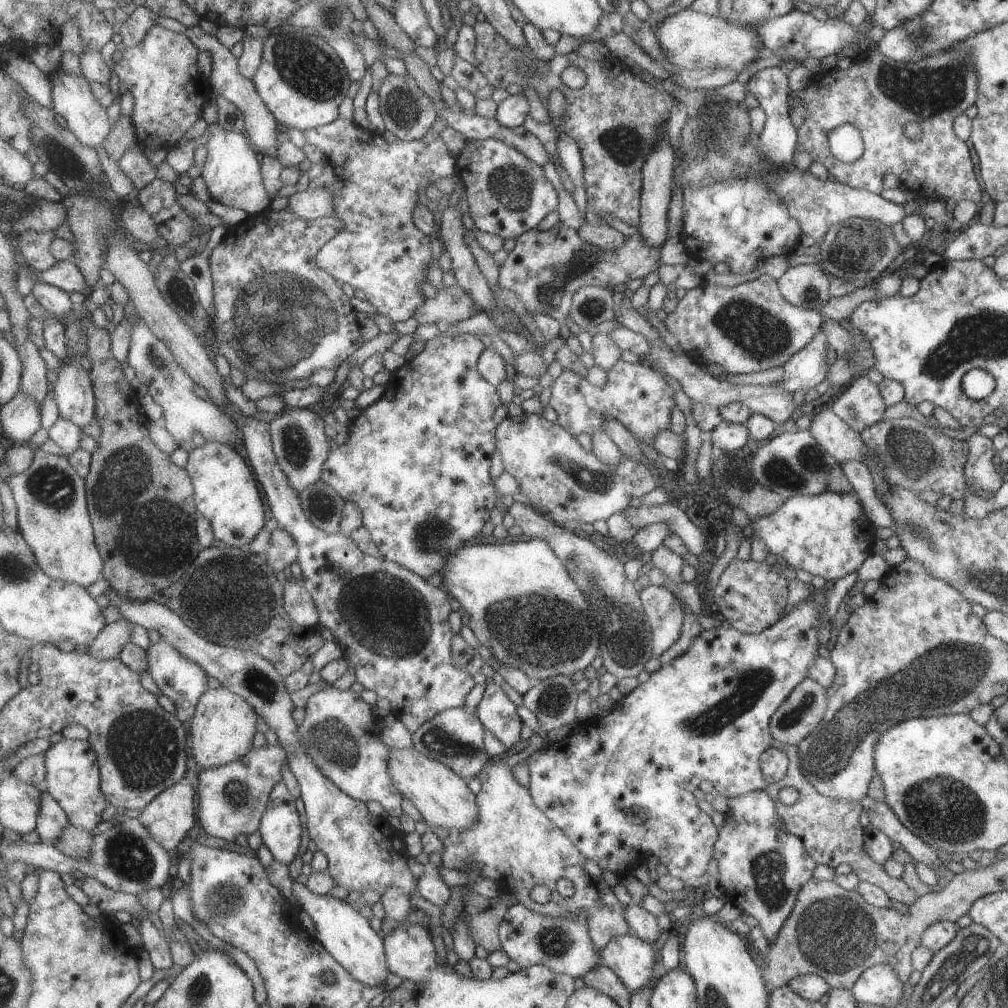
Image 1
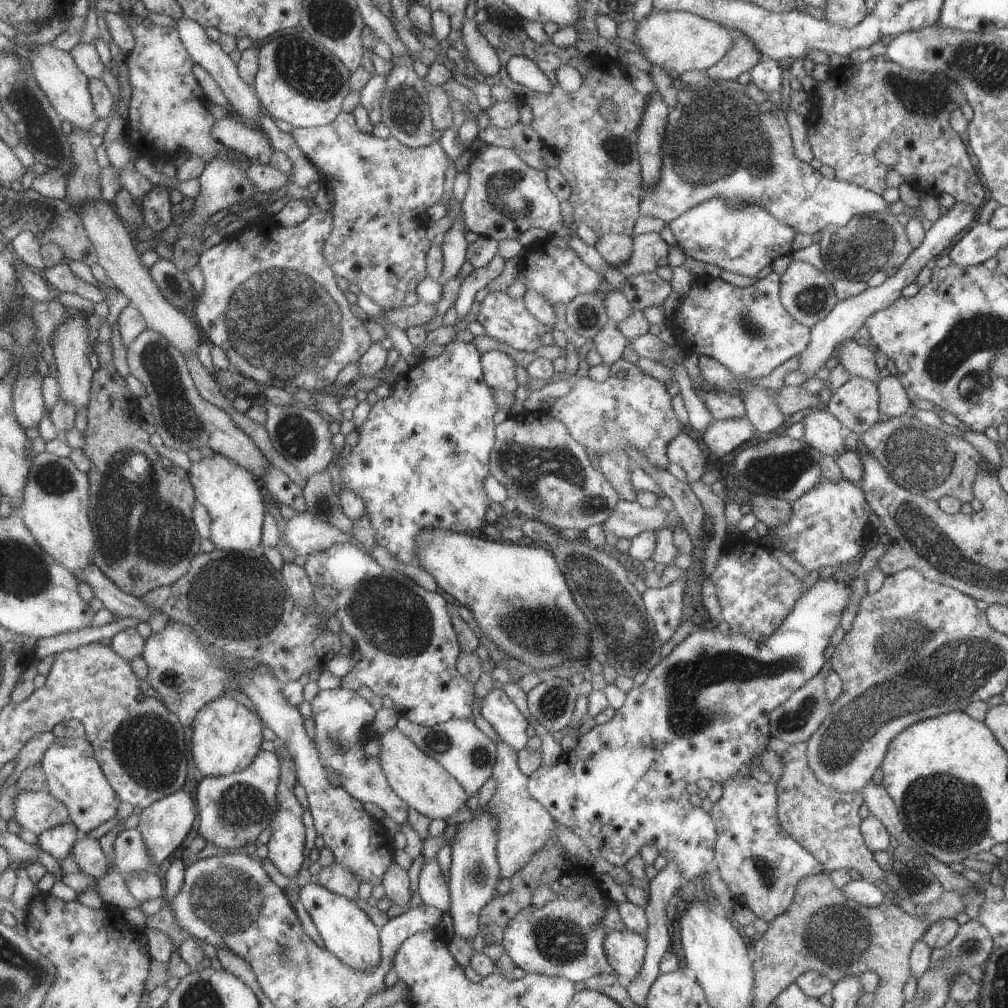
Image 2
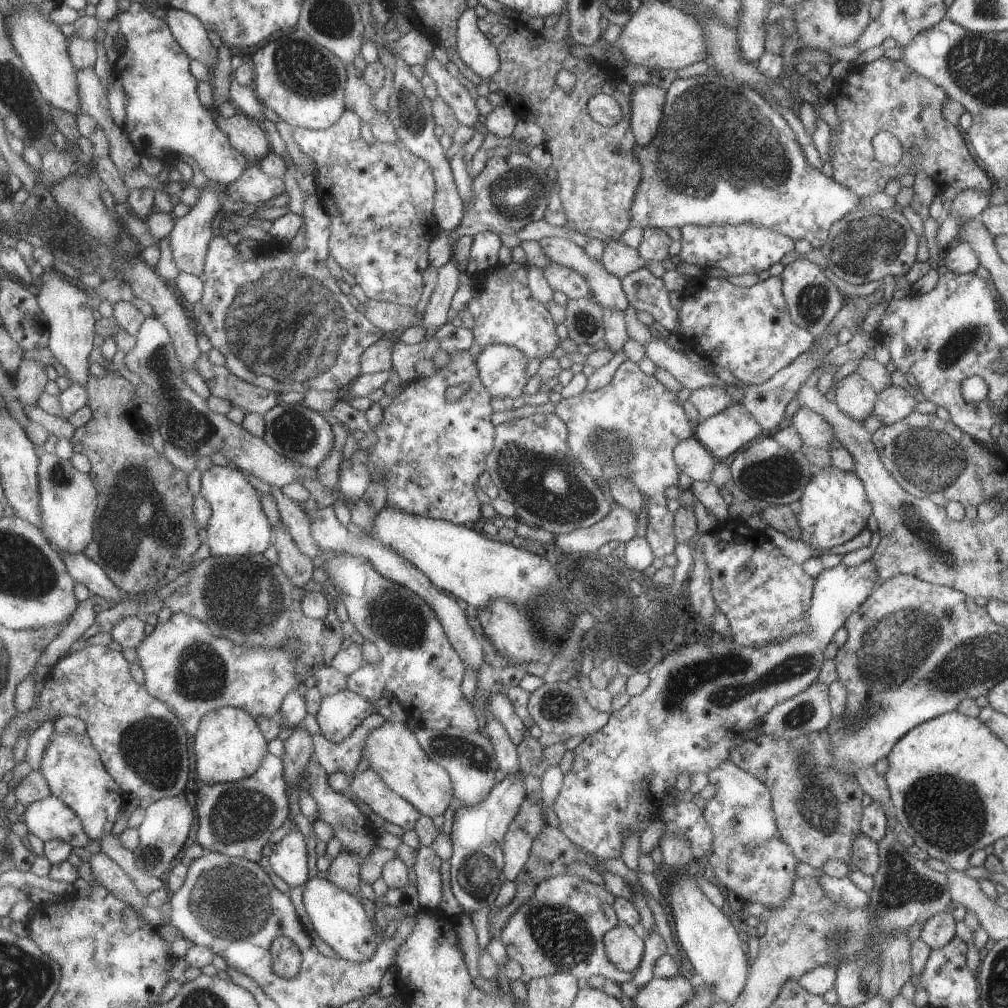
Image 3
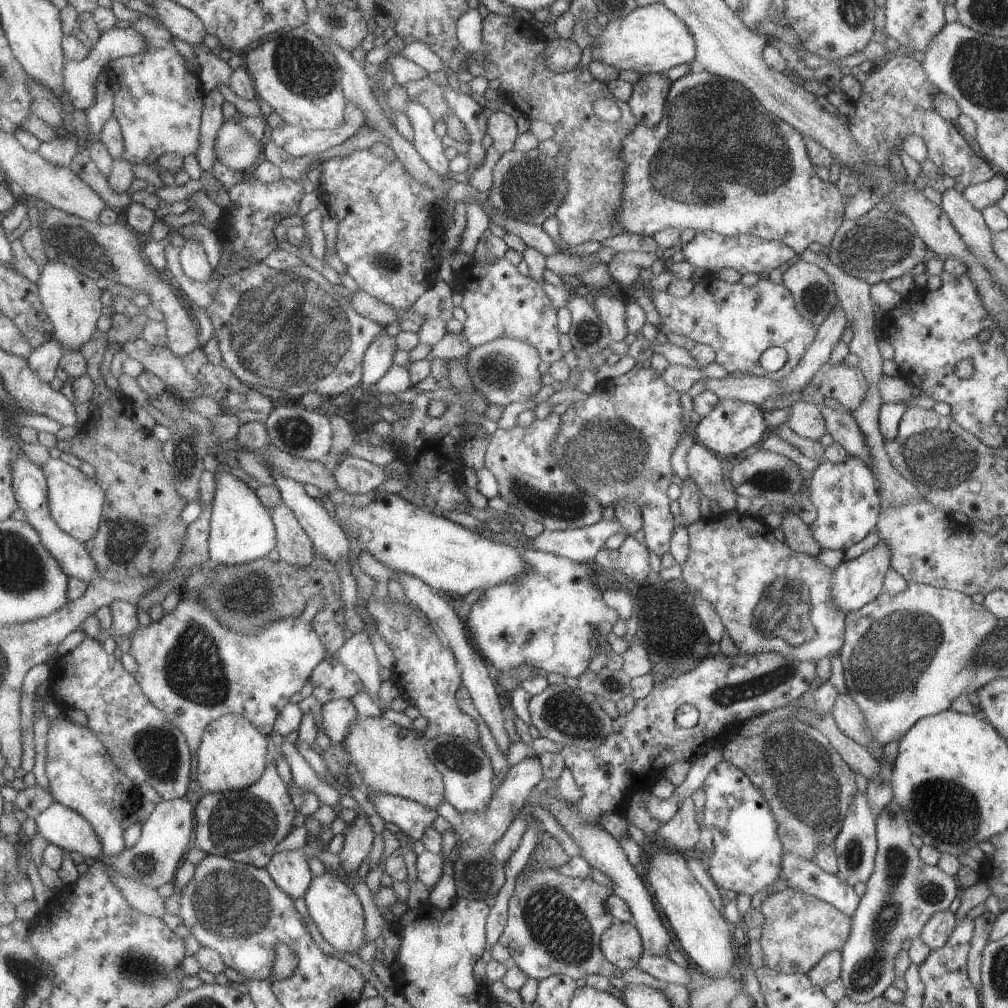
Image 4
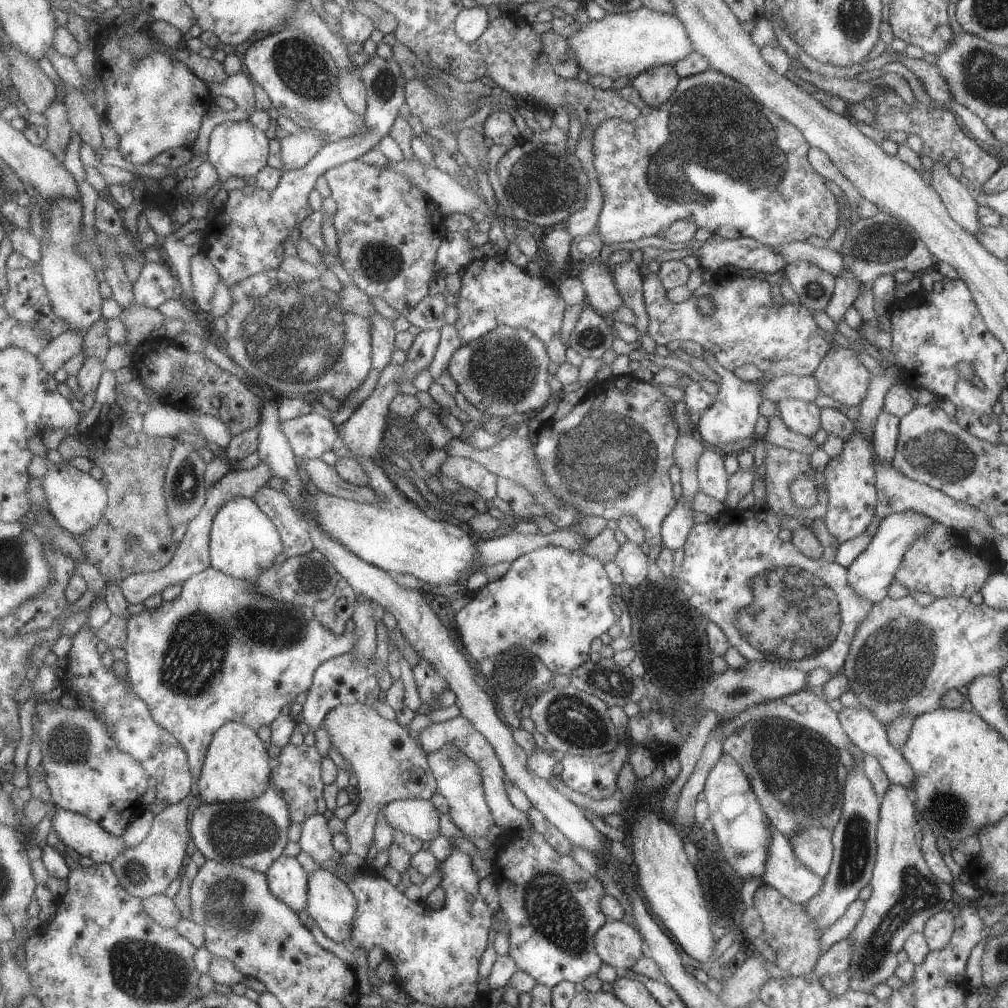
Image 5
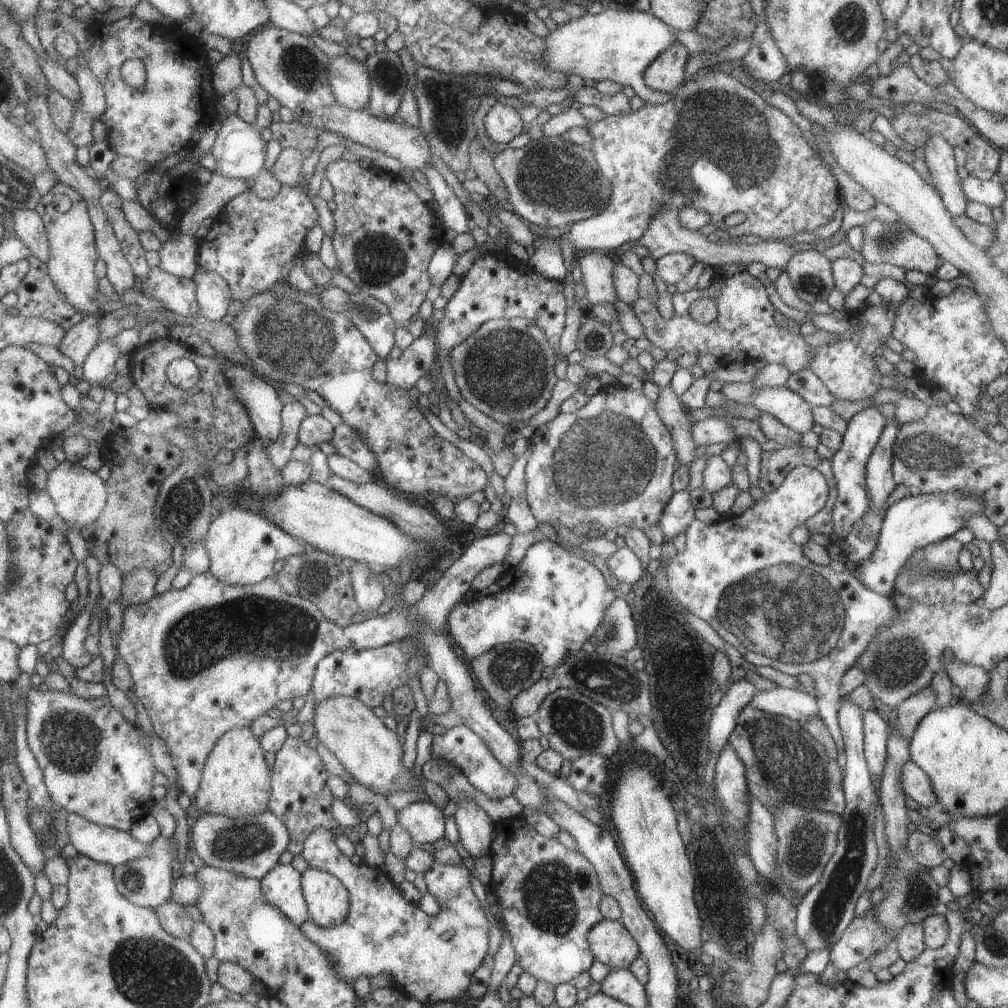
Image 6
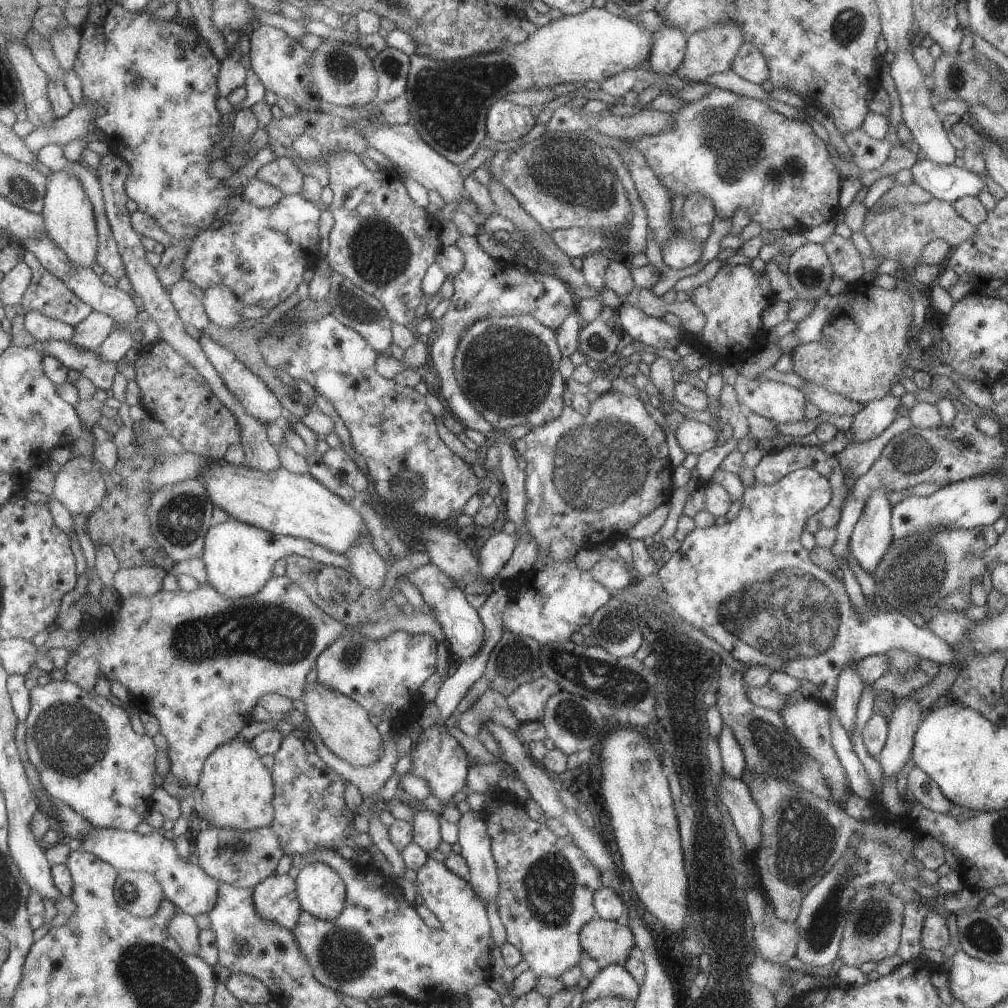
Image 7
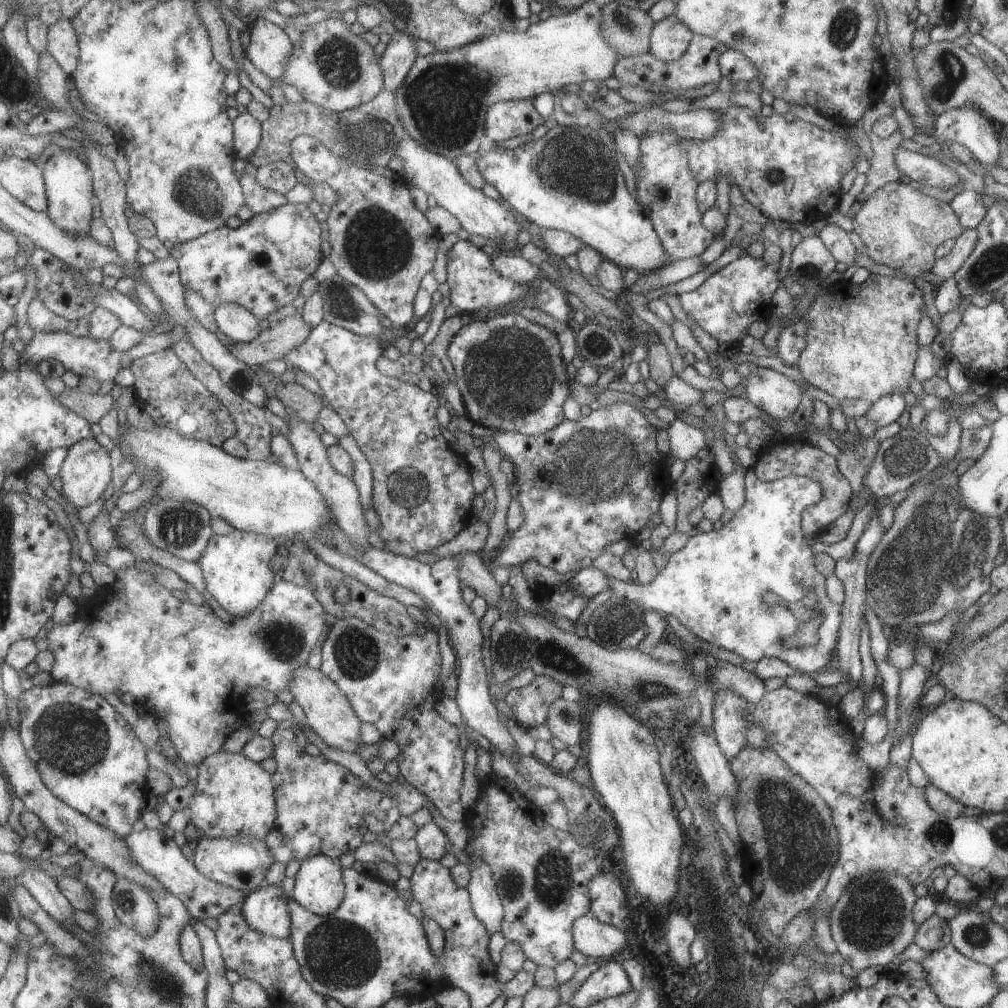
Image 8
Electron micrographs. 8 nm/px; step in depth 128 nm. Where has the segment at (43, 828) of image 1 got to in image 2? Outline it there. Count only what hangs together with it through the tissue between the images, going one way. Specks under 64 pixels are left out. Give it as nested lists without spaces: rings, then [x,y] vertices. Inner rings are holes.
[[[69,820],[65,824],[45,831],[40,836],[38,844],[43,851],[50,853],[59,862],[71,856],[73,847],[80,836],[78,826]]]

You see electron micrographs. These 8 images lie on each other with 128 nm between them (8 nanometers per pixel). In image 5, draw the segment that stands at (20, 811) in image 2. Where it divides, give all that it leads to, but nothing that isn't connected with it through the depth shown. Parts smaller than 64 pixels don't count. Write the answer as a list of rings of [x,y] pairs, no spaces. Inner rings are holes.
[[[59,808],[52,824],[67,847],[95,863],[112,863],[129,848],[123,837],[112,835],[81,813]]]

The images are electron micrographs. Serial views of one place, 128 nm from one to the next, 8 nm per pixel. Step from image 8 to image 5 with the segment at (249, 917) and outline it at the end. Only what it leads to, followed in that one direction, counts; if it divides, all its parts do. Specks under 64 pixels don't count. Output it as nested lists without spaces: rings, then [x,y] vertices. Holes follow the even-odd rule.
[[[281,855],[266,872],[272,893],[295,912],[308,910],[310,873],[296,857]]]

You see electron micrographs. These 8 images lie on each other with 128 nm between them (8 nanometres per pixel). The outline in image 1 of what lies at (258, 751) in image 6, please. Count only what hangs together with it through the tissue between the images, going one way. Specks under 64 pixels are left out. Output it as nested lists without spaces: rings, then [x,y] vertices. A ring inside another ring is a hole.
[[[221,686],[205,692],[198,701],[197,715],[190,721],[189,733],[192,740],[192,754],[203,768],[219,768],[248,755],[257,737],[256,709],[241,696]]]

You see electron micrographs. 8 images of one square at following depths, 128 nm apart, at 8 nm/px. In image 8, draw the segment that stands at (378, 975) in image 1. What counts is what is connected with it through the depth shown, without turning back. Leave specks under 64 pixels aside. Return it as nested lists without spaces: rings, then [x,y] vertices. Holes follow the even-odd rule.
[[[324,854],[308,858],[295,875],[290,895],[312,913],[333,914],[346,895],[344,869],[338,860]]]

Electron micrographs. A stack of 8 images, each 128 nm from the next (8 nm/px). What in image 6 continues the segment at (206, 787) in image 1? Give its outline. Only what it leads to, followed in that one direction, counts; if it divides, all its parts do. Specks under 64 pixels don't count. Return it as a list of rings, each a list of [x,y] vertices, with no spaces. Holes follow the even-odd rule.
[[[271,810],[238,819],[204,813],[192,823],[194,848],[205,865],[262,881],[280,863],[291,835],[285,823]]]

